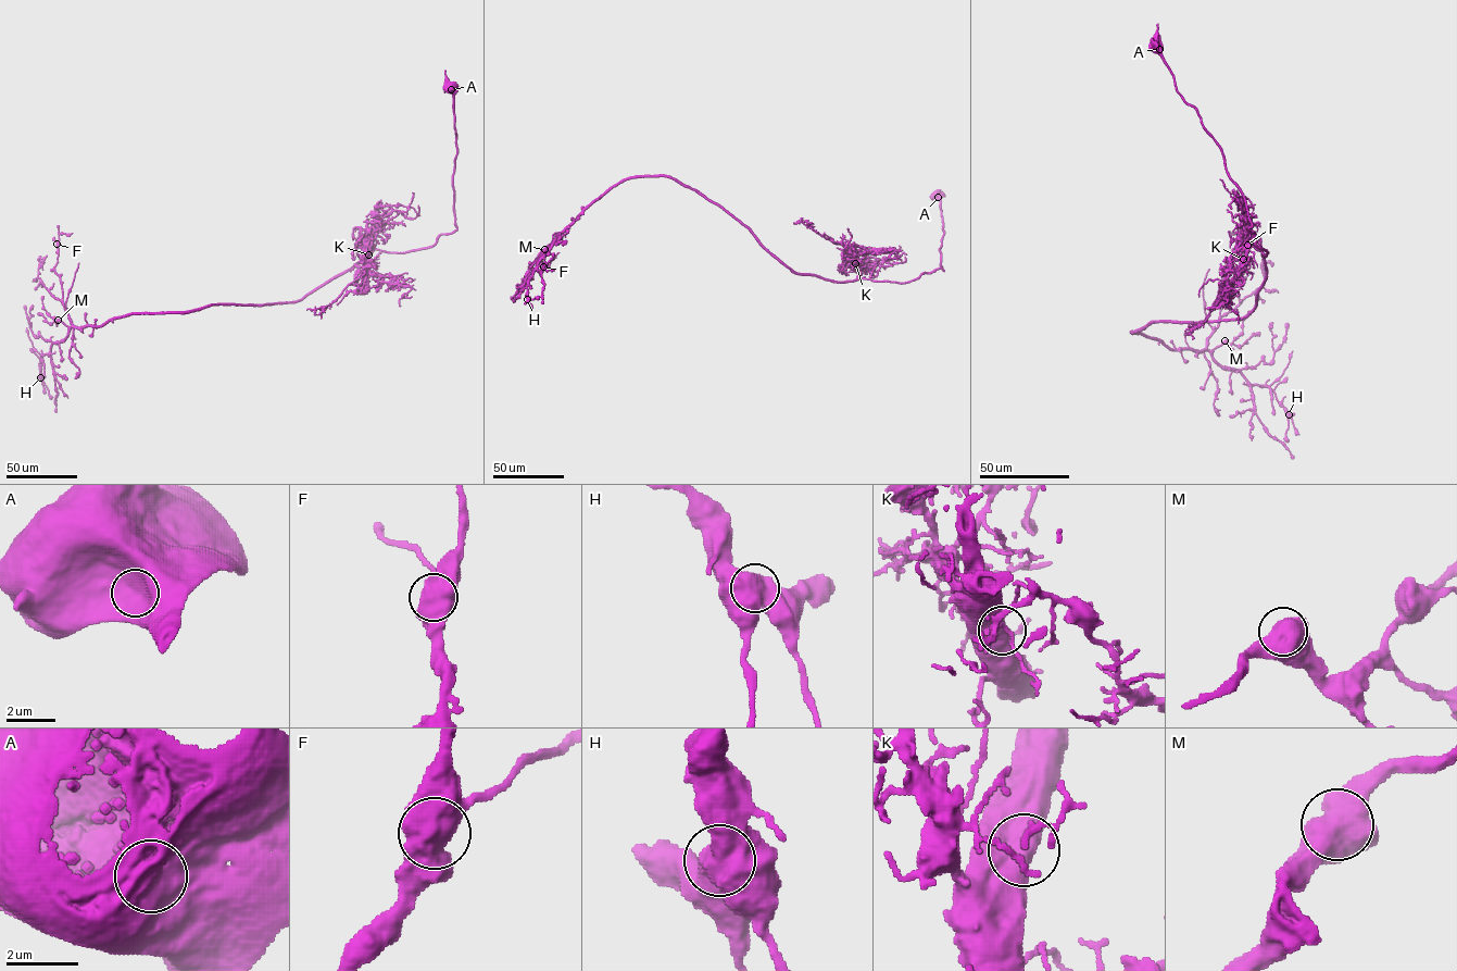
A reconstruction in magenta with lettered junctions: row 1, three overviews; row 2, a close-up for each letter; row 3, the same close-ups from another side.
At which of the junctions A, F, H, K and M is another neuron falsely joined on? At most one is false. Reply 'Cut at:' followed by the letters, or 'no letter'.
Cut at: no letter

